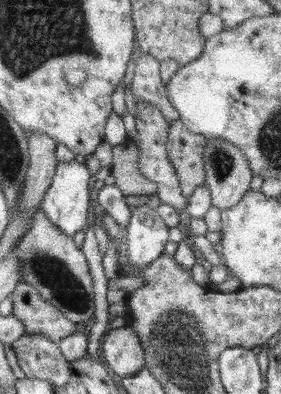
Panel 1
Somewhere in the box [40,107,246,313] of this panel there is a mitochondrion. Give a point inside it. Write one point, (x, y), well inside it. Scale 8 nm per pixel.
(221, 162)

